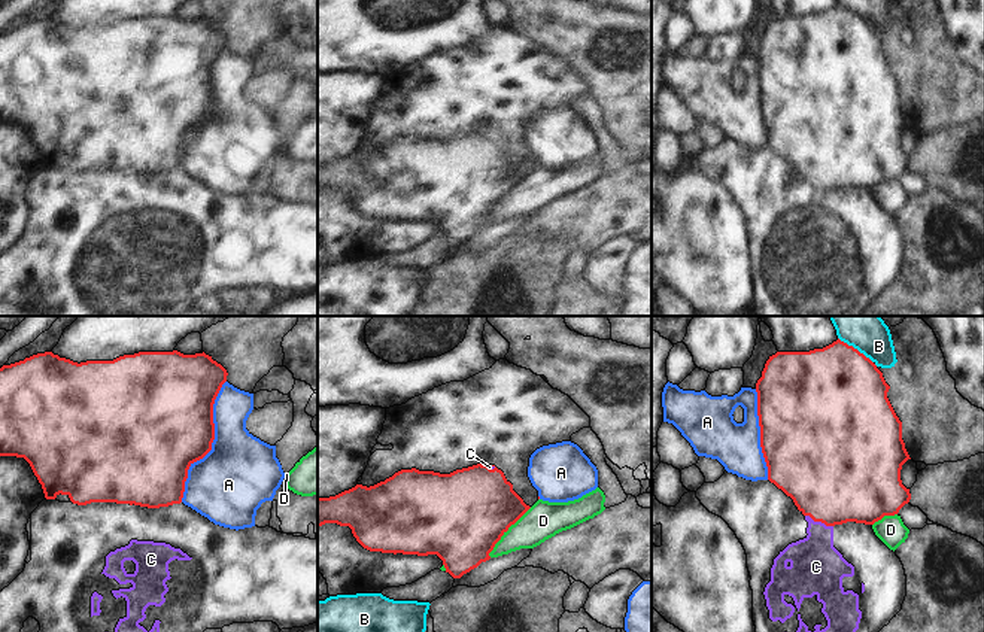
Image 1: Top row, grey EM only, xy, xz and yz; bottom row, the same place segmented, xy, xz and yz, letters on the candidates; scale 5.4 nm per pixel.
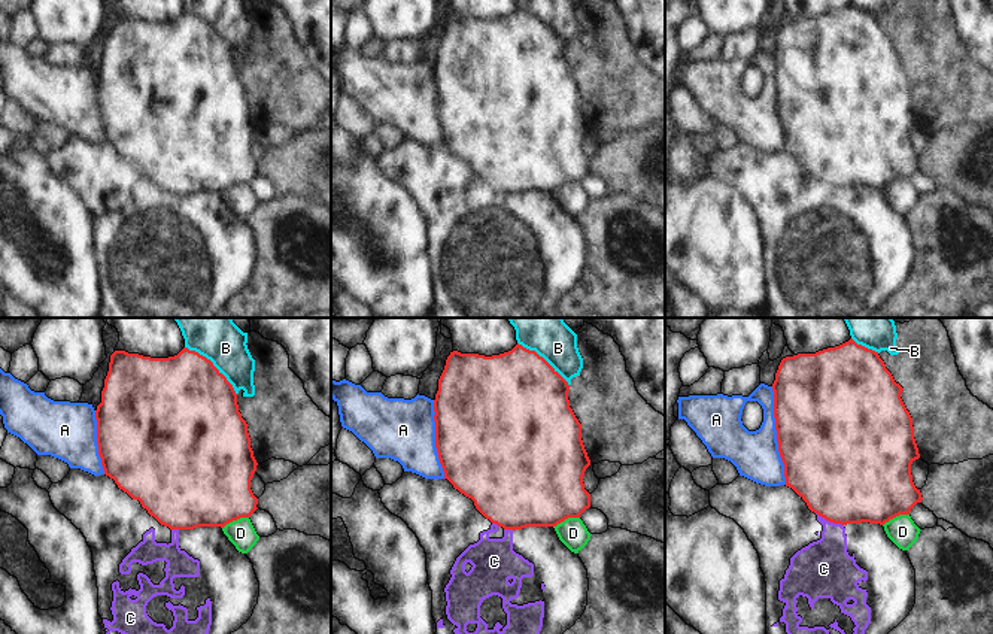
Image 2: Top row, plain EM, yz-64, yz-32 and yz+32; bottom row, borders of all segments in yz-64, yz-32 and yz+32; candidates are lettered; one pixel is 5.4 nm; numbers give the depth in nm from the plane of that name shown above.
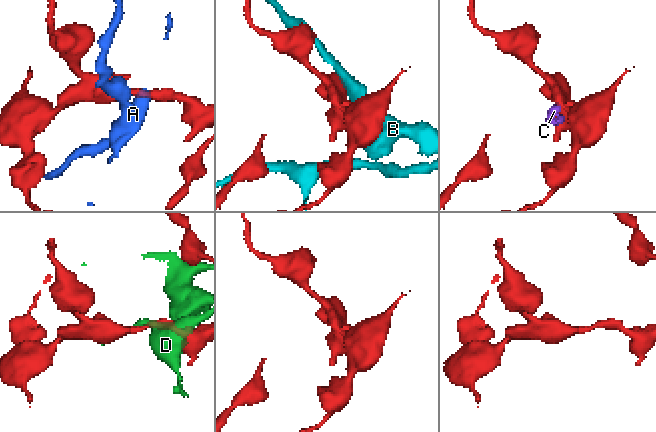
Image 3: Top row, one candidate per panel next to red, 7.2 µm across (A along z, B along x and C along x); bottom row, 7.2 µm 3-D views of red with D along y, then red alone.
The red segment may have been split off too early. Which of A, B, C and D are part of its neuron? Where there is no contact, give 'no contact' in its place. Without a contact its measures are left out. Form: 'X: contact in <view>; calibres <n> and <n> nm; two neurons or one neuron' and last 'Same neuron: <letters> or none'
A: contact in xy; calibres 480 and 400 nm; two neurons
B: contact in yz; calibres 480 and 260 nm; two neurons
C: contact in yz; calibres 500 and 280 nm; two neurons
D: contact in xz; calibres 460 and 200 nm; two neurons
Same neuron: none

